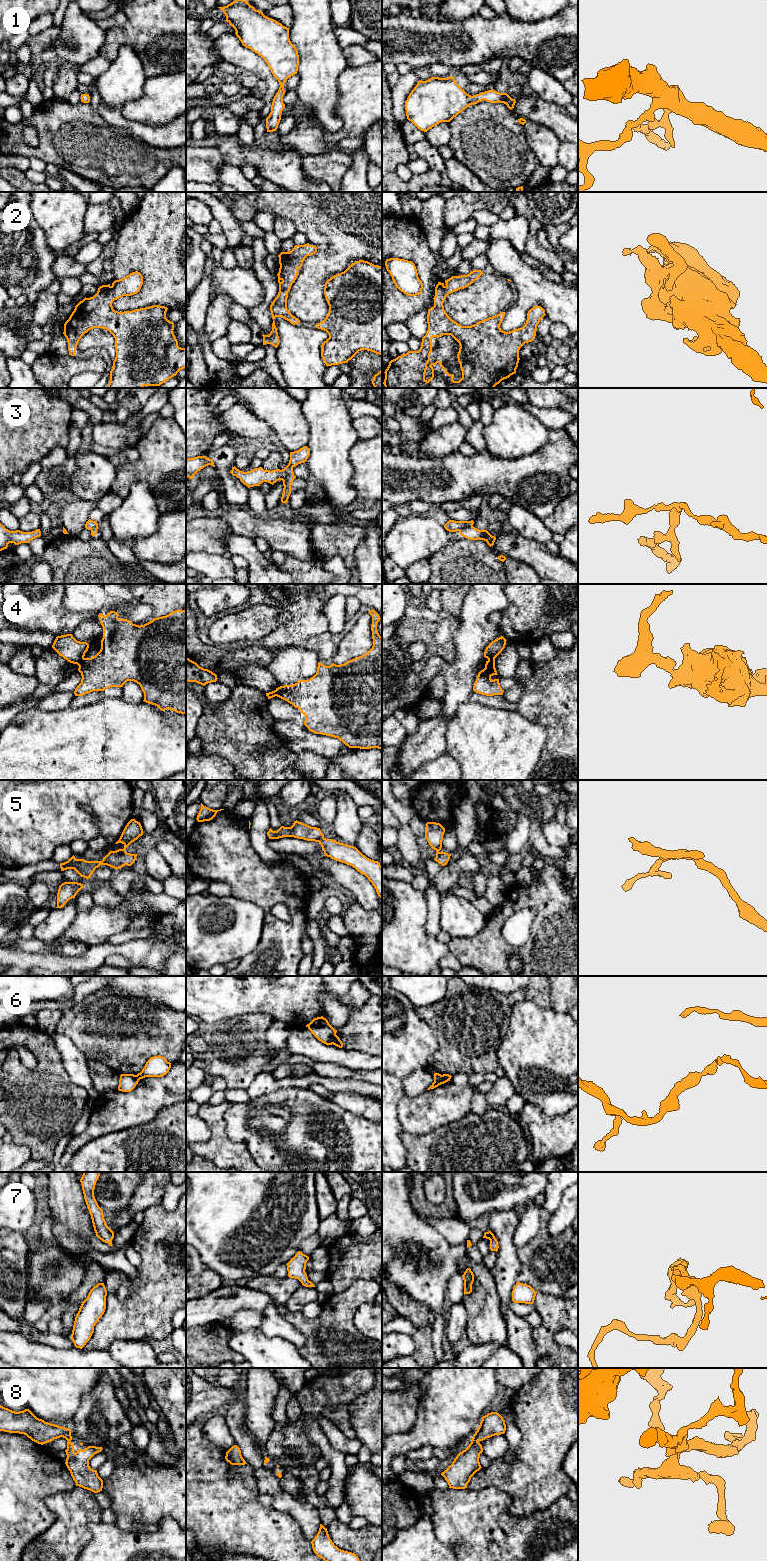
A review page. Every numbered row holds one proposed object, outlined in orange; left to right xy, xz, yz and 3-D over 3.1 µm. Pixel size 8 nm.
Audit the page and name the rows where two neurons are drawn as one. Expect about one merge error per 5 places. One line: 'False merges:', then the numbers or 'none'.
False merges: 3, 4, 6

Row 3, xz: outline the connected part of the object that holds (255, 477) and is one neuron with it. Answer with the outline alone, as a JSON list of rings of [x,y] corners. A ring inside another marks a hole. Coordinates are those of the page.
[[[304,446],[297,451],[290,452],[289,463],[282,470],[276,469],[270,471],[270,470],[264,470],[262,467],[259,467],[248,472],[243,472],[234,466],[230,471],[230,473],[233,476],[239,478],[240,481],[248,488],[254,486],[260,486],[263,482],[268,482],[273,485],[279,480],[283,481],[285,477],[288,475],[288,471],[290,468],[293,468],[298,464],[306,462],[309,455],[310,455],[310,449],[307,446]]]

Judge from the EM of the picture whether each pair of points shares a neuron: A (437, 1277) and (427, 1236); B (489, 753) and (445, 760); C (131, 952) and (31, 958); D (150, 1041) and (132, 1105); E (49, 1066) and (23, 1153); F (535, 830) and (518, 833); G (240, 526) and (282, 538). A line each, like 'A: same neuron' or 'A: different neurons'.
A: same neuron
B: different neurons
C: same neuron
D: different neurons
E: different neurons
F: different neurons
G: same neuron

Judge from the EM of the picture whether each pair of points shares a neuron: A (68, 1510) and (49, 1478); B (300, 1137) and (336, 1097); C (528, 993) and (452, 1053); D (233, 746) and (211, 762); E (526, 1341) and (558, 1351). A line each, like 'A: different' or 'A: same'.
A: different
B: different
C: same
D: different
E: different

